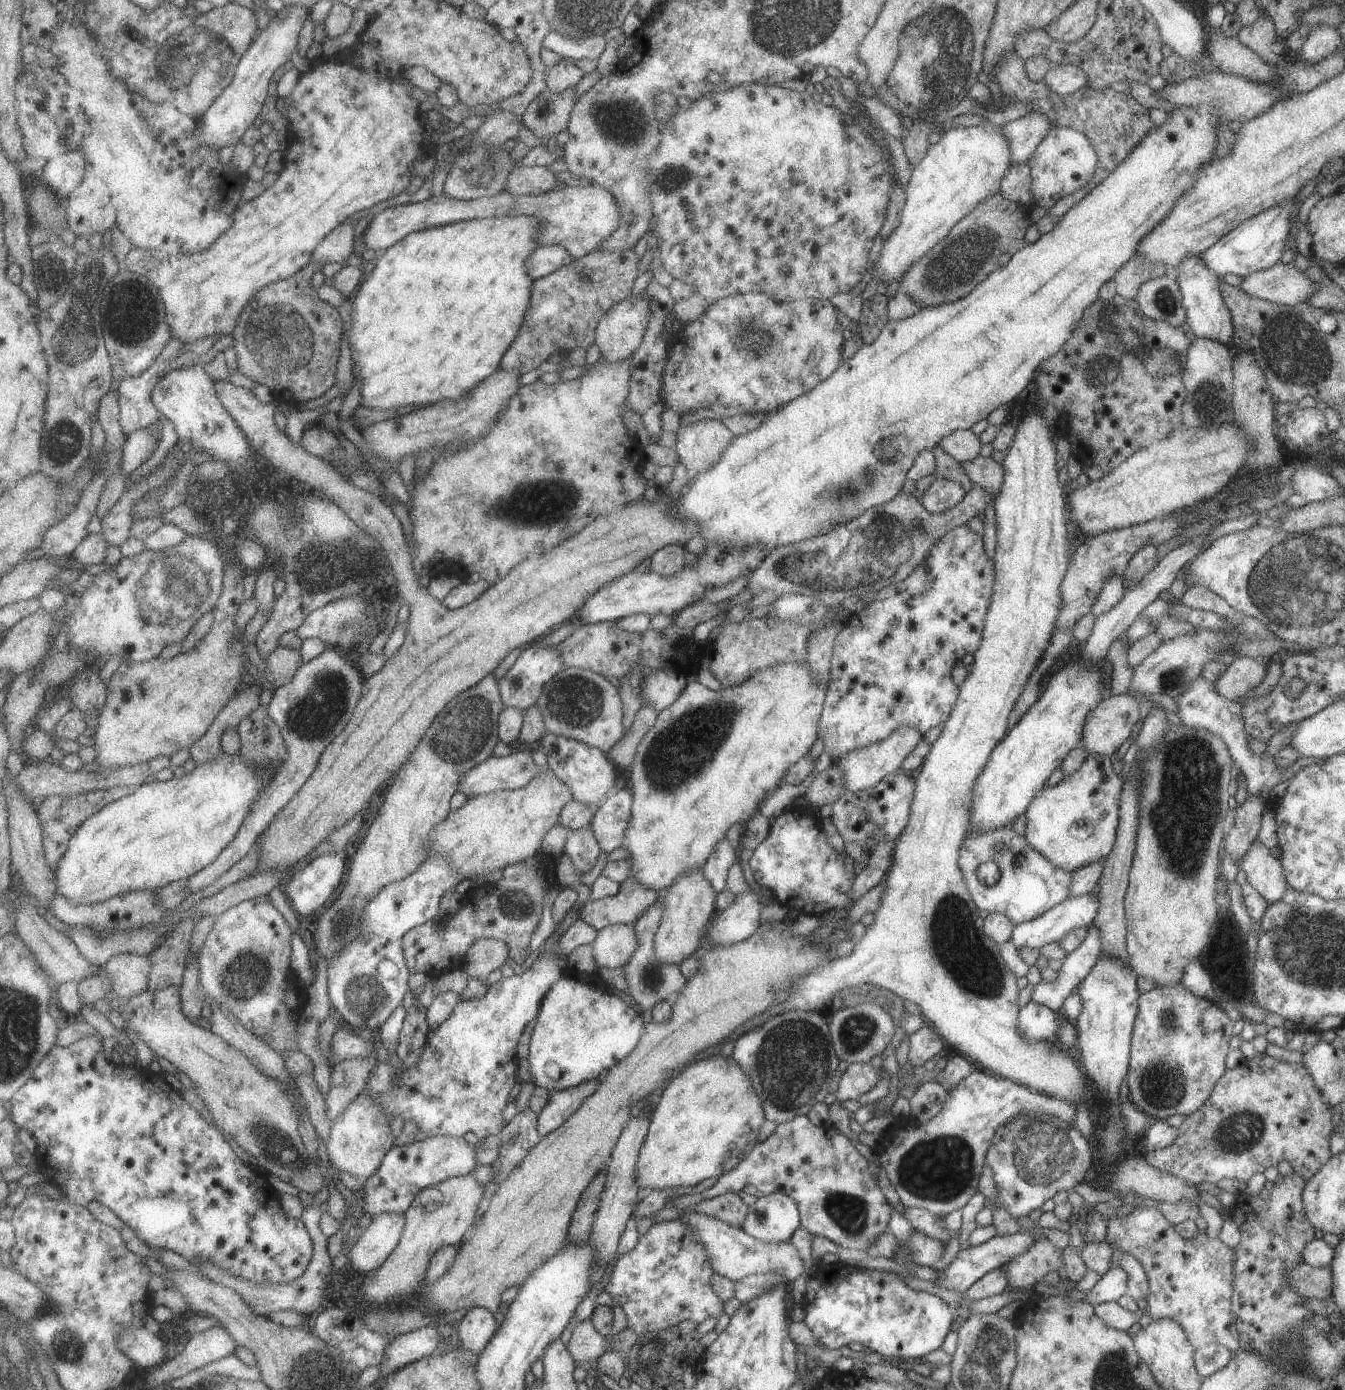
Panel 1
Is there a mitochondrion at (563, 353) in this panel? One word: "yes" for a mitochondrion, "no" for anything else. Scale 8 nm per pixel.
no

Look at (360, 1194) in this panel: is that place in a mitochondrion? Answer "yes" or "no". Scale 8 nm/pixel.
no

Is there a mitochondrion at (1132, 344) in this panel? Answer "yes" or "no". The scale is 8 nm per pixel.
yes

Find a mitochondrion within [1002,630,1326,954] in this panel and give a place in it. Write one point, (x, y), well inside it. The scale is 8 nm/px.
(1184, 805)

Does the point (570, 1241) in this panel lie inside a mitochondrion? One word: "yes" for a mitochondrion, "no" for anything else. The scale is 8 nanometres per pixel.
no

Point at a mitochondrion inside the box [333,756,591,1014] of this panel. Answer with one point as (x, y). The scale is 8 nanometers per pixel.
(516, 904)

